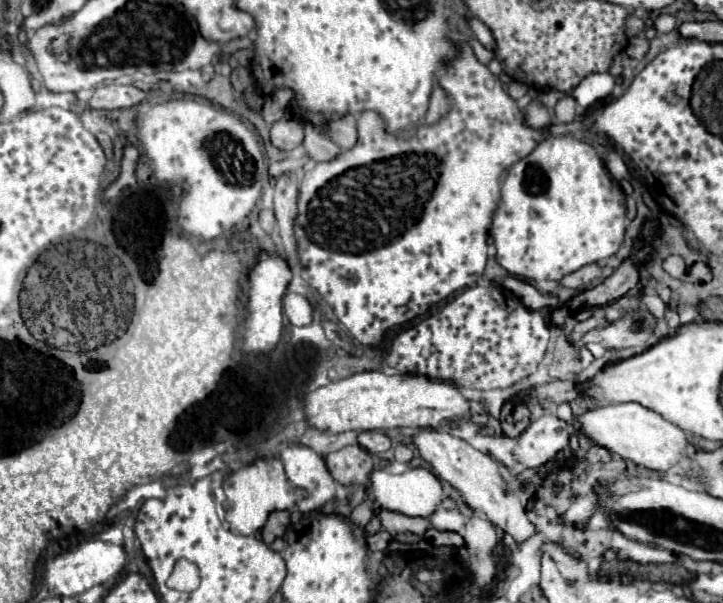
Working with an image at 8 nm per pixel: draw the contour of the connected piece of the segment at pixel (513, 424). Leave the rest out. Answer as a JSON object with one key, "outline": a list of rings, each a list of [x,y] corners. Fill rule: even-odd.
{"outline":[[[511,399],[503,403],[503,409],[501,409],[501,425],[503,425],[503,431],[509,437],[521,435],[527,429],[529,421],[531,421],[529,407],[521,407],[521,403],[513,403]]]}

